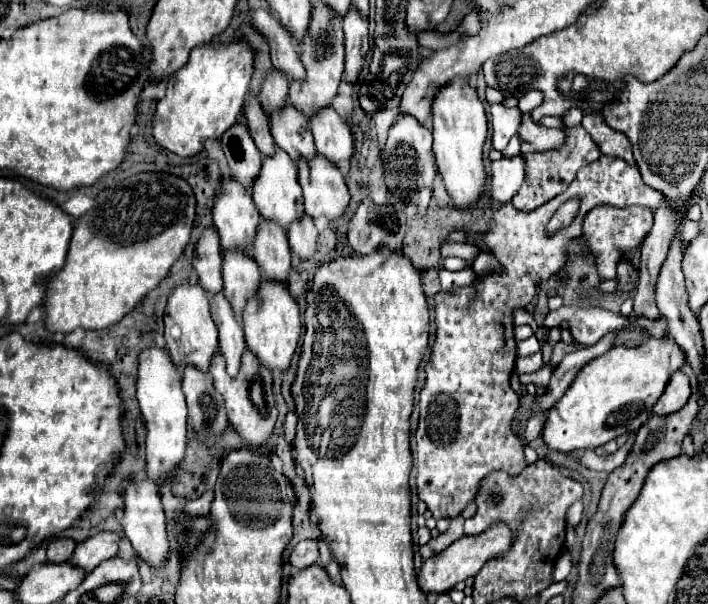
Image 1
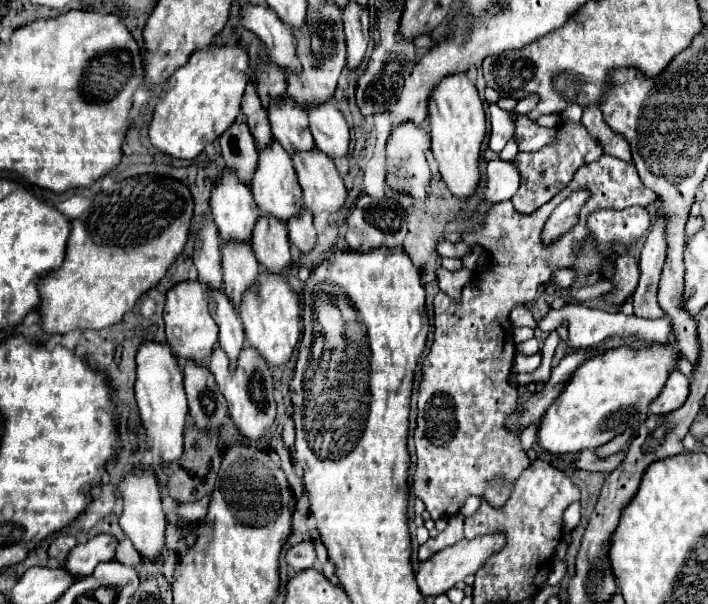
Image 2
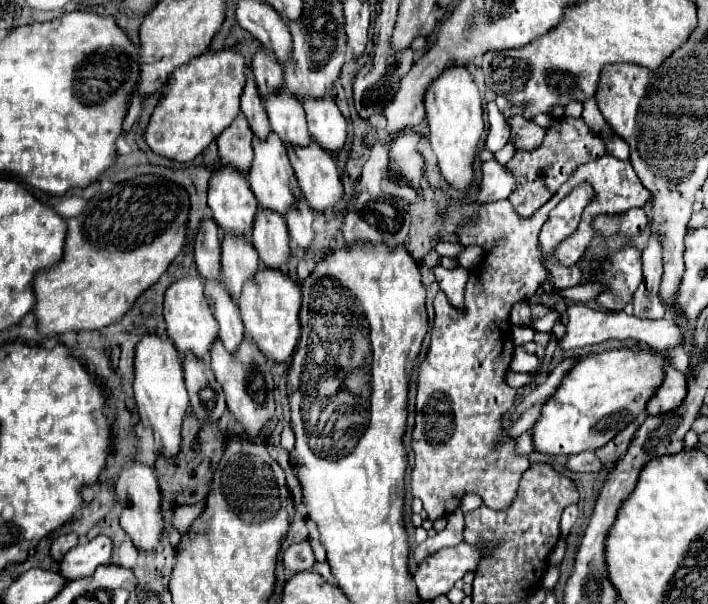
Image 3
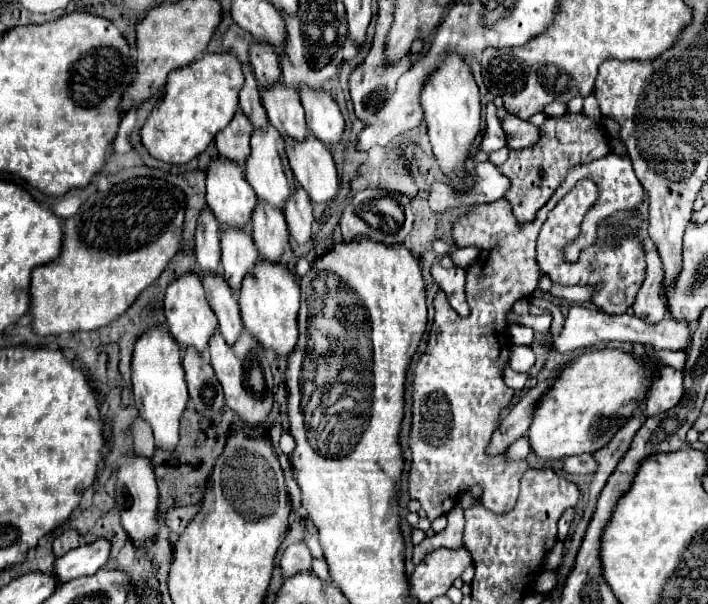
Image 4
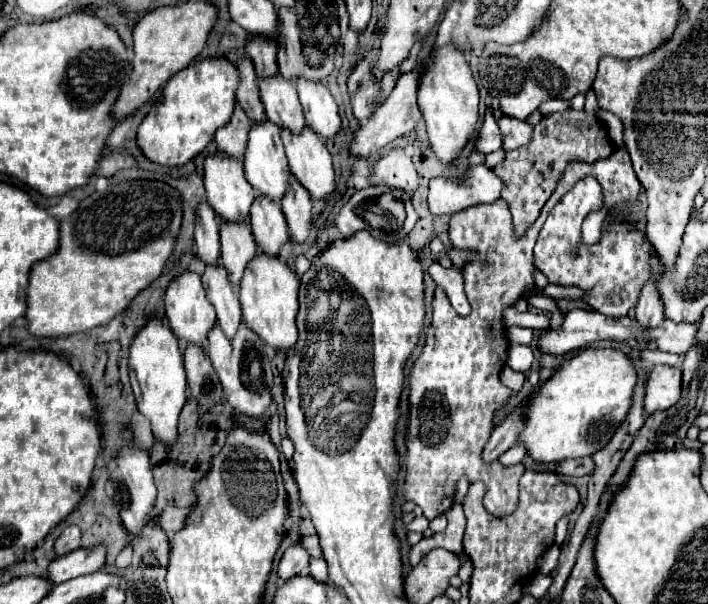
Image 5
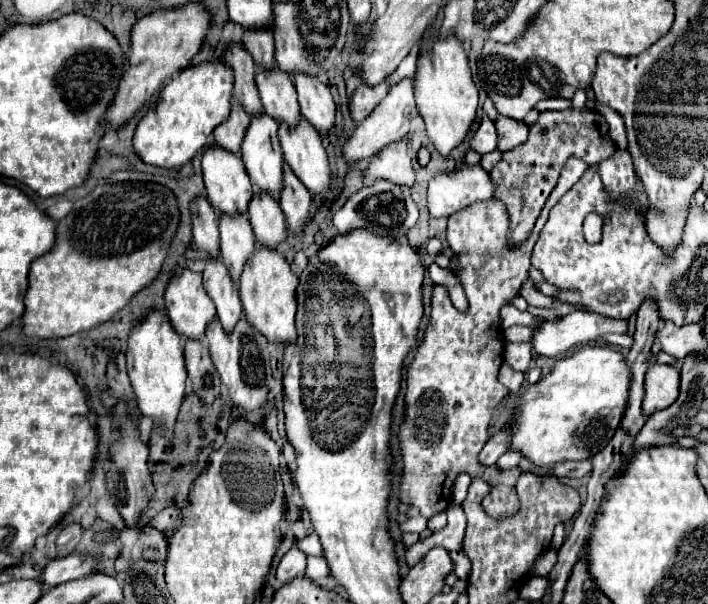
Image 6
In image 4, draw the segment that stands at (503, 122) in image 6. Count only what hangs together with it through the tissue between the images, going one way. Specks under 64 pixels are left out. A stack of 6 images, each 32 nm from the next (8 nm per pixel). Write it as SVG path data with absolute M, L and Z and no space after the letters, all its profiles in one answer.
M508 116L504 120L504 132L508 132L508 146L512 150L530 148L540 140L540 128L528 120L520 120L518 116Z

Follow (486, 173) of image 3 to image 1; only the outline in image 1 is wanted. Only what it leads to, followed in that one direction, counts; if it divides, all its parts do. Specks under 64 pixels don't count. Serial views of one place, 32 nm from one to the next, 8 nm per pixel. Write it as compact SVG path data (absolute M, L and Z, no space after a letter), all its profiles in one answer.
M522 154L502 158L498 162L492 162L490 168L490 196L502 204L510 202L512 196L520 190L524 178L526 178L526 160Z

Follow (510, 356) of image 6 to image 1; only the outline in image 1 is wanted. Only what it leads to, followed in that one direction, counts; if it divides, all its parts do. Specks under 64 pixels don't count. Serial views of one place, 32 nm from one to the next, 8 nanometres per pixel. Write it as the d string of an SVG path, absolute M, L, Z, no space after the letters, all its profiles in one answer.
M534 354L534 356L526 356L526 358L518 358L516 360L516 372L518 374L524 374L524 372L536 372L544 366L544 360L542 360L542 354Z

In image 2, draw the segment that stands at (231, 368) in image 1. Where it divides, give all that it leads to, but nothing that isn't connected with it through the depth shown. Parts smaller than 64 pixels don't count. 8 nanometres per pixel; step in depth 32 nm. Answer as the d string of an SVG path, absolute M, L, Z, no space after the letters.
M222 290L220 292L208 292L208 296L210 296L212 318L220 328L218 344L230 360L230 372L234 372L236 364L238 364L238 356L240 356L240 352L244 348L244 342L246 342L242 320L238 316L236 308L228 300L228 296L224 296Z

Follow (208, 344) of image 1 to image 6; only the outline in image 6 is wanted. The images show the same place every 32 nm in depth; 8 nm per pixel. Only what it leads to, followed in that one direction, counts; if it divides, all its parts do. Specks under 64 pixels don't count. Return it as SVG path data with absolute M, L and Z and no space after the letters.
M184 268L166 288L166 314L180 338L202 340L216 308L202 286L202 274Z

